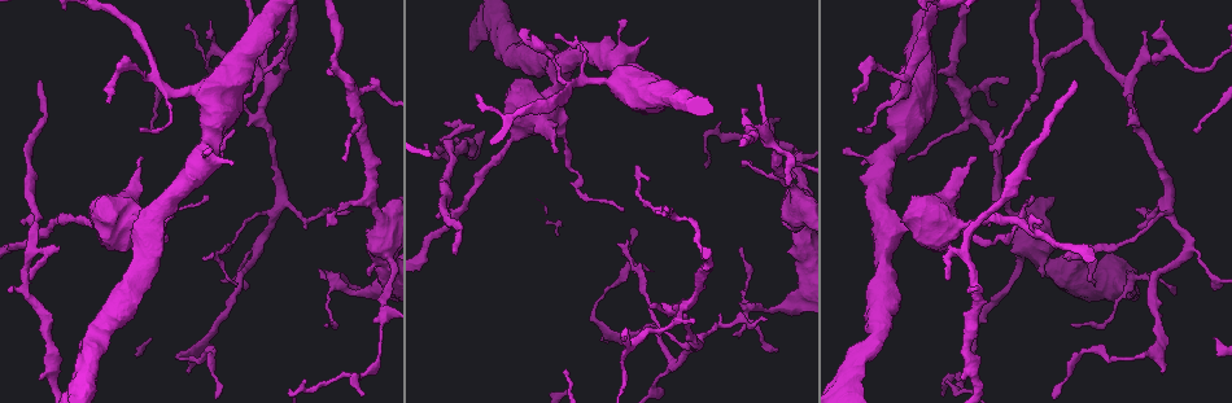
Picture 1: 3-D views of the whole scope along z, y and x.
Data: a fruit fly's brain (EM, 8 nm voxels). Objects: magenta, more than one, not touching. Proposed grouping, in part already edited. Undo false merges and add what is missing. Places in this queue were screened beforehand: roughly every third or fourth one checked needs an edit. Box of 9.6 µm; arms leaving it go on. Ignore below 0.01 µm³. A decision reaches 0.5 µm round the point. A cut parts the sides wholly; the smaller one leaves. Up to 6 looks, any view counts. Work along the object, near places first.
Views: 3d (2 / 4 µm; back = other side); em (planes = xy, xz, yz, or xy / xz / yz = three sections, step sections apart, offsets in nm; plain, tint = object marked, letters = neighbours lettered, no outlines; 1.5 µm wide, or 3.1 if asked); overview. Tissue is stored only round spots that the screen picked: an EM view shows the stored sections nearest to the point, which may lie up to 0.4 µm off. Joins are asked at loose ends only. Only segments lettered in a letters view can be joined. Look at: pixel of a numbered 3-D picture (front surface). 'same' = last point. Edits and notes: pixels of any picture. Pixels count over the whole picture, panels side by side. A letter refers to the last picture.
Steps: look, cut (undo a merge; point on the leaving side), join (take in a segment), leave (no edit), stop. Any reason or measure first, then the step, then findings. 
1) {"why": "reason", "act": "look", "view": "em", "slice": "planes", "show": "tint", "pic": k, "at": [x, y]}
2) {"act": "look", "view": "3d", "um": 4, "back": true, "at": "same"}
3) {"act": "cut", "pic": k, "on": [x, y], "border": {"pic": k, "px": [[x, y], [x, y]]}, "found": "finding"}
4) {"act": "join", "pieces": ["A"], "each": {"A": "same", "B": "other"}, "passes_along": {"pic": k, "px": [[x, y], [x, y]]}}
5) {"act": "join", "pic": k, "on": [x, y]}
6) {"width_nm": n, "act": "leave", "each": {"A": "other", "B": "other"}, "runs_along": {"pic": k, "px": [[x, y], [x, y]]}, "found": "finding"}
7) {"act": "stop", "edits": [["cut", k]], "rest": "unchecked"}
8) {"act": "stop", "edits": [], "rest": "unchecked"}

{"why": "branch stops here", "act": "look", "view": "em", "slice": "xz", "step": 8, "show": "tint", "pic": 1, "at": [647, 38]}

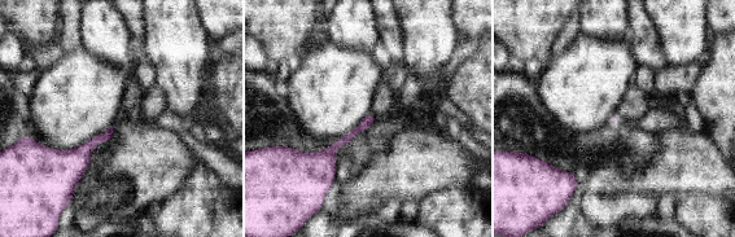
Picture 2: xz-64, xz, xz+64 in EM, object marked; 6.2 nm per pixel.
{"why": "cut it another way", "act": "look", "view": "em", "slice": "planes", "show": "letters", "at": "same"}

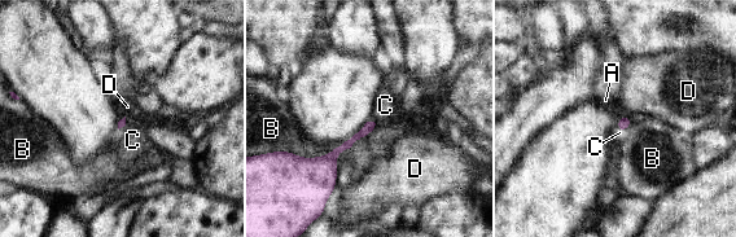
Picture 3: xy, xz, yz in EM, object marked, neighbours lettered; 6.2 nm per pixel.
{"act": "leave", "each": {"A": "other", "B": "other", "C": "other", "D": "other"}, "runs_along": {"pic": 3, "px": [[371, 124], [325, 163], [303, 163]]}, "found": "no lettered segment goes on from it"}

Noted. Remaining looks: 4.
{"why": "an open end", "act": "look", "view": "em", "slice": "planes", "show": "letters", "pic": 1, "at": [648, 307]}

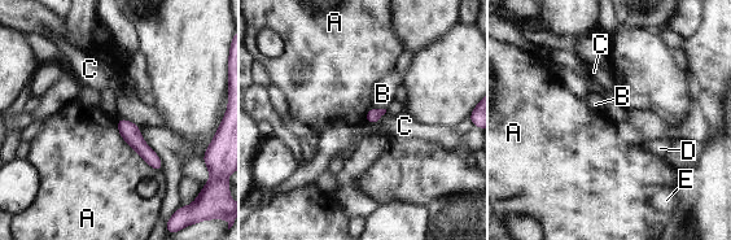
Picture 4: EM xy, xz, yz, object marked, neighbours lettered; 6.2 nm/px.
{"act": "leave", "each": {"A": "other", "B": "other", "C": "other", "D": "other", "E": "other"}, "runs_along": {"pic": 4, "px": [[119, 121], [160, 168]]}, "found": "no lettered segment goes on from it"}

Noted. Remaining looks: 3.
{"act": "look", "view": "em", "slice": "planes", "show": "letters", "pic": 1, "at": [1171, 290]}

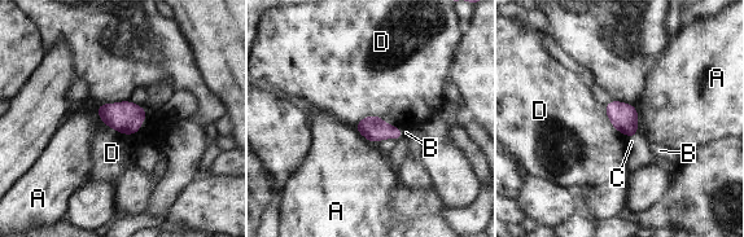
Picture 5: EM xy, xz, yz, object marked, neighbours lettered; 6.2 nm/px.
{"act": "leave", "each": {"A": "other", "B": "other", "C": "other", "D": "other"}, "found": "none of them fits"}

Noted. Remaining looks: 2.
{"act": "stop", "edits": [], "rest": "unchecked"}

